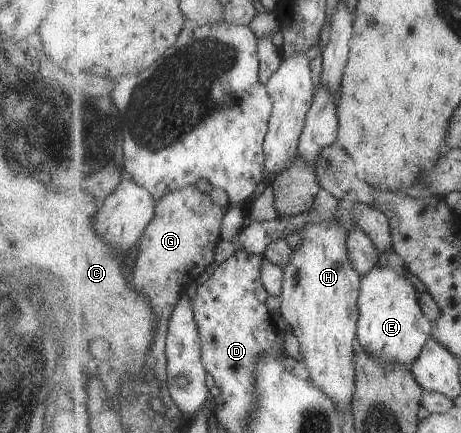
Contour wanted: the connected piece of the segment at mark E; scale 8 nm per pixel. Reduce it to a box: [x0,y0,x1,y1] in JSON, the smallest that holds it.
[358,264,434,366]

